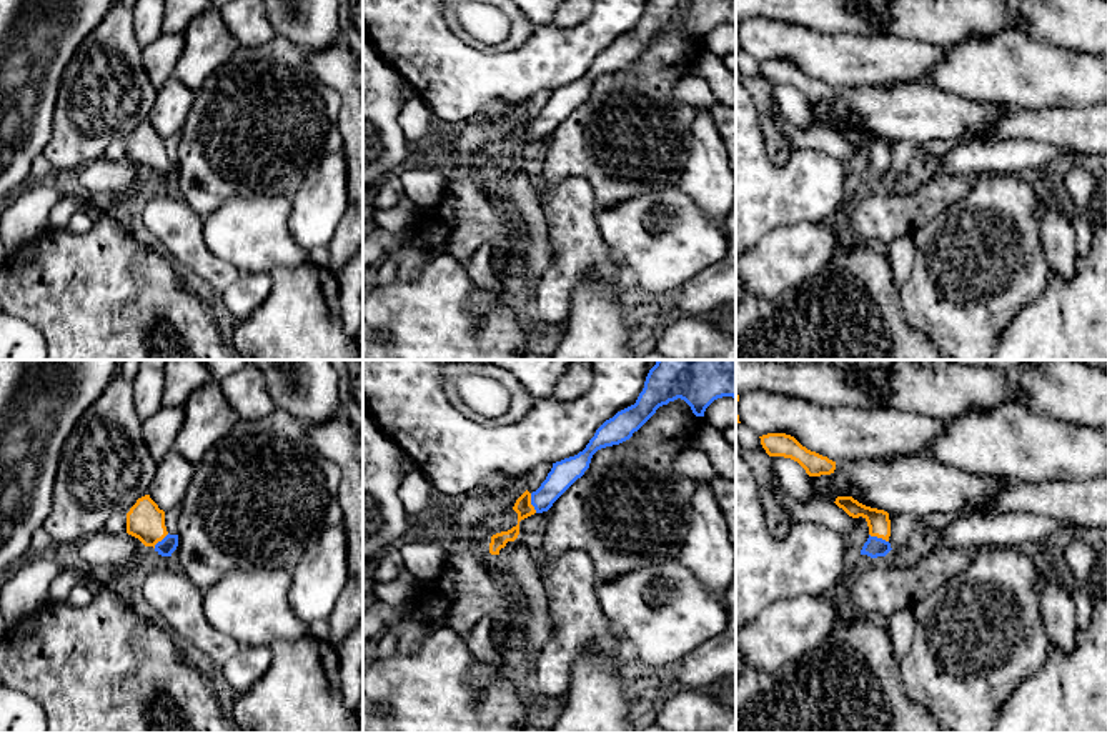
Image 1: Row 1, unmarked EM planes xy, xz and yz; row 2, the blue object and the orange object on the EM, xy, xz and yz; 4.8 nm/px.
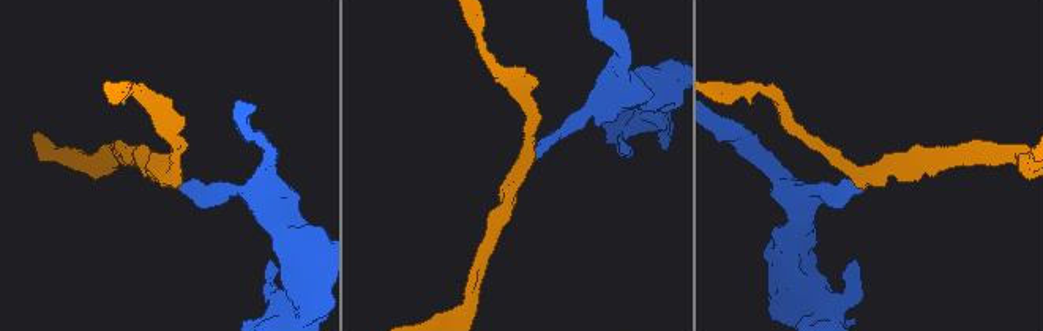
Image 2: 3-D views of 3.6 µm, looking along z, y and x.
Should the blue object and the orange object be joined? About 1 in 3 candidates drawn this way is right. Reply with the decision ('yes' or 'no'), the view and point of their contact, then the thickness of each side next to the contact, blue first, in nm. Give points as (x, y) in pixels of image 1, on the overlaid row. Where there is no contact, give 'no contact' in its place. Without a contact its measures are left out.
yes; meets blue in xz at (531, 503); 130 nm thick on the blue side, 90 nm on the other

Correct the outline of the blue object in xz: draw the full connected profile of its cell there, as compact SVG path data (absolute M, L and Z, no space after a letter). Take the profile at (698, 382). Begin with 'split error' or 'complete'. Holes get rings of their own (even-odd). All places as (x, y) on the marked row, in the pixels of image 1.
split error; M658 360L634 405L606 420L583 451L553 463L541 486L533 493L526 490L516 500L518 525L493 535L489 553L499 555L508 541L518 538L521 520L548 511L584 475L598 450L629 440L659 406L681 398L696 416L704 416L706 408L722 396L736 398L736 360Z

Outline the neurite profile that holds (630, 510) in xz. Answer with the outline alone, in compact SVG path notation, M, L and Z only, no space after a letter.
M678 398L629 440L598 450L584 475L546 511L541 560L584 551L598 583L674 561L697 486L696 478L676 473L674 460L704 423Z

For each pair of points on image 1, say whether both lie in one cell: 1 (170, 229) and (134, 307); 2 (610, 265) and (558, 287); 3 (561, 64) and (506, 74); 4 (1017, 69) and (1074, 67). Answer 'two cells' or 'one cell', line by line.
1: two cells
2: one cell
3: one cell
4: one cell

